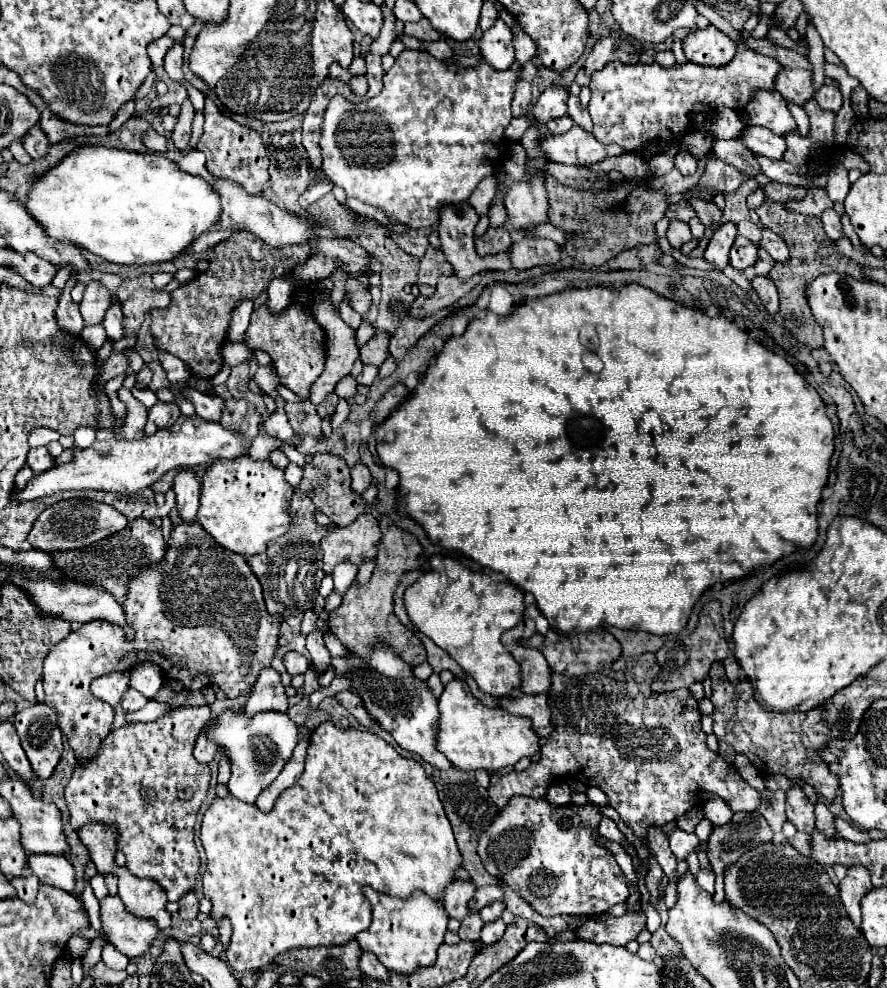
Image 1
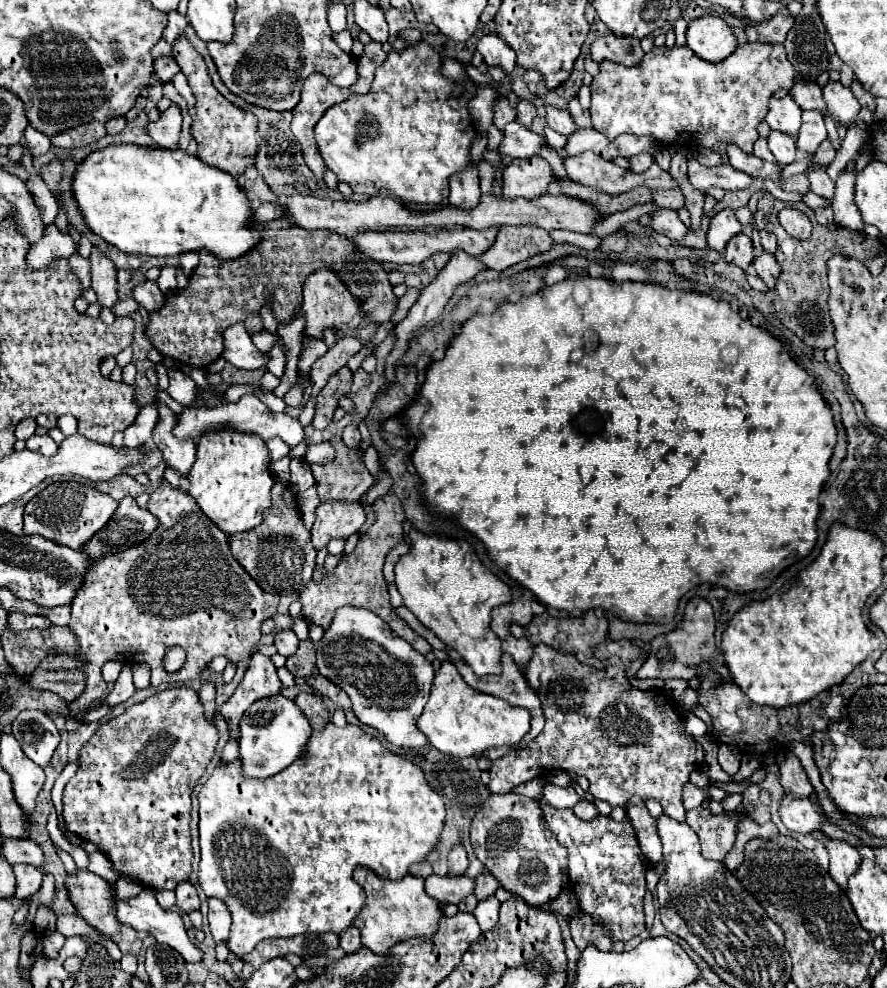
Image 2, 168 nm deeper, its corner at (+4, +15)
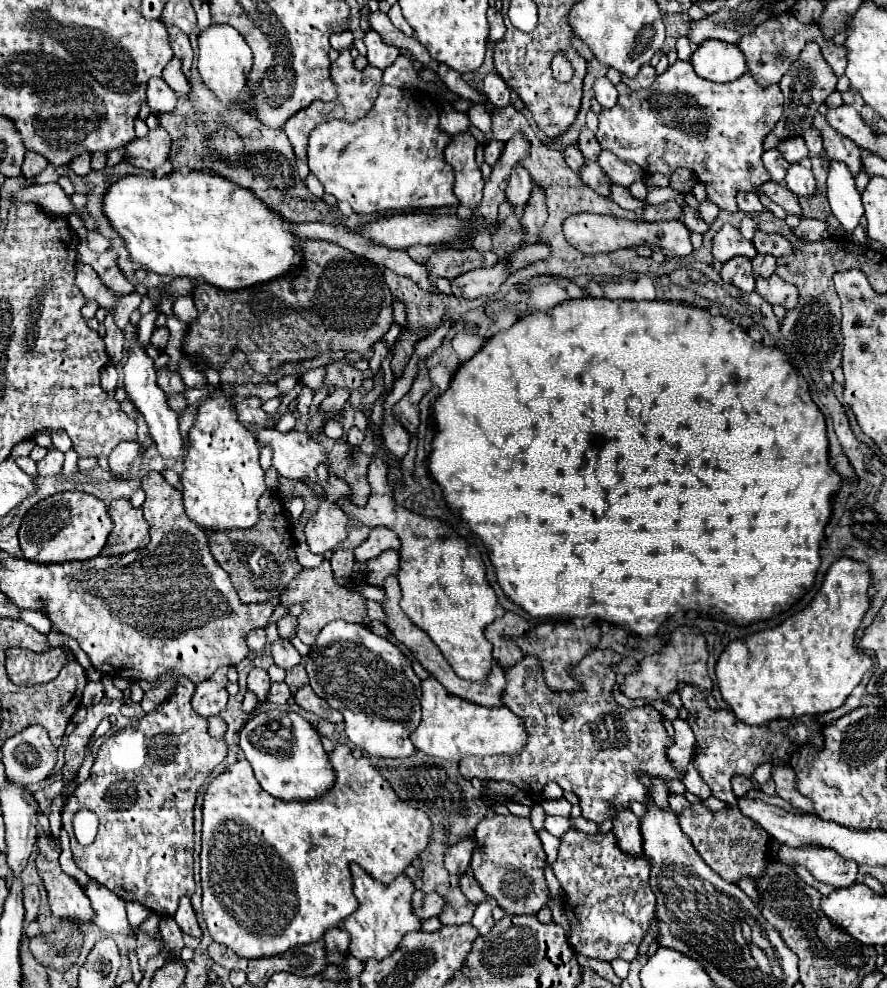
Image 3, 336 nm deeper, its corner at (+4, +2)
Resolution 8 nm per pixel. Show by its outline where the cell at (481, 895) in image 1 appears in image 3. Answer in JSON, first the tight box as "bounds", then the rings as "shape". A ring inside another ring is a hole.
{"bounds":[415,892,445,918],"shape":[[[429,892],[423,898],[423,906],[419,910],[415,910],[415,914],[419,914],[421,918],[431,918],[431,916],[439,916],[443,912],[445,906],[445,898],[439,896],[437,892]]]}

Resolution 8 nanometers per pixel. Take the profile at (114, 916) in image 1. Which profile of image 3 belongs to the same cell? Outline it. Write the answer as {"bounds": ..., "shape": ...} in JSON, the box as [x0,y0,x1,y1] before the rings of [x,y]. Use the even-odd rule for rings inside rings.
{"bounds":[37,834,95,926],"shape":[[[39,834],[37,844],[39,844],[37,870],[49,894],[49,906],[53,916],[75,920],[81,926],[93,924],[95,912],[89,904],[85,890],[77,884],[73,876],[67,876],[59,868],[59,854],[61,854],[59,842],[53,836]]]}

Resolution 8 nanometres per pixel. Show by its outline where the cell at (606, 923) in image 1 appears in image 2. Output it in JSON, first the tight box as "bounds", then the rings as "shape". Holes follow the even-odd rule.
{"bounds":[571,913,613,951],"shape":[[[585,913],[571,917],[571,935],[579,951],[583,951],[587,945],[595,945],[599,949],[609,951],[613,945],[613,941],[607,937],[607,931]]]}

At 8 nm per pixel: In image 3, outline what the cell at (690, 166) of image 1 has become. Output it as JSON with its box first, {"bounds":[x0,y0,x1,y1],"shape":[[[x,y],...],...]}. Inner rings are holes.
{"bounds":[681,202,709,234],"shape":[[[681,202],[683,206],[683,224],[691,230],[691,232],[699,232],[699,234],[705,234],[709,230],[709,226],[699,218],[699,212],[693,210],[687,202]]]}

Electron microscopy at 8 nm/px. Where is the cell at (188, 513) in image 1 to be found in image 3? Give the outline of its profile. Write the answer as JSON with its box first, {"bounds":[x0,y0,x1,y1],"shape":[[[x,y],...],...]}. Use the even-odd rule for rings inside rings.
{"bounds":[123,340,185,460],"shape":[[[137,340],[131,342],[131,354],[129,354],[129,360],[123,366],[123,374],[125,374],[125,382],[123,382],[125,392],[127,392],[129,400],[135,404],[135,408],[145,416],[151,438],[157,446],[157,452],[163,458],[181,460],[185,456],[185,444],[183,444],[183,436],[179,432],[179,422],[177,422],[179,414],[169,408],[165,392],[159,390],[159,386],[157,386],[157,372],[153,368],[153,362],[147,358],[143,346],[139,346]]]}

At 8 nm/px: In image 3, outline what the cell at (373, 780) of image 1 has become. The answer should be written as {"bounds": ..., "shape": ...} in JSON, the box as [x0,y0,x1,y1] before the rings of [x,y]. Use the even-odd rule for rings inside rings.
{"bounds":[201,744,431,958],"shape":[[[339,744],[329,754],[329,762],[335,770],[335,784],[329,792],[313,800],[285,802],[273,798],[259,786],[251,764],[245,758],[231,764],[207,786],[203,798],[201,840],[203,920],[211,938],[229,946],[241,958],[271,958],[293,946],[321,940],[327,930],[339,926],[359,908],[351,890],[349,866],[353,862],[367,870],[375,880],[389,884],[403,874],[431,842],[431,818],[423,810],[403,802],[387,778],[383,778],[365,756],[355,758],[347,746]]]}

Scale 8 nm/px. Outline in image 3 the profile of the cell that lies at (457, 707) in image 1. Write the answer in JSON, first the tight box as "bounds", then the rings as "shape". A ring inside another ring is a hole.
{"bounds":[411,678,527,762],"shape":[[[435,678],[423,680],[423,720],[419,728],[411,734],[411,742],[417,750],[427,756],[443,758],[459,762],[467,756],[515,756],[527,744],[527,730],[519,716],[515,716],[509,708],[485,708],[479,704],[471,704],[459,696],[453,696],[441,682]]]}

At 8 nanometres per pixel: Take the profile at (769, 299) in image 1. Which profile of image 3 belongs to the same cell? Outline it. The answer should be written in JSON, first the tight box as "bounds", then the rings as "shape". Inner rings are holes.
{"bounds":[755,274,797,310],"shape":[[[777,274],[769,278],[757,278],[755,290],[769,302],[769,304],[781,304],[785,310],[791,310],[797,306],[797,292],[795,286],[781,280]]]}

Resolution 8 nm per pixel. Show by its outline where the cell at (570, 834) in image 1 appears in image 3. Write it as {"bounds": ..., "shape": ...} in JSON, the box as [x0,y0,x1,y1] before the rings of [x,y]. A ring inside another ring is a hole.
{"bounds":[471,814,549,914],"shape":[[[489,814],[475,828],[475,842],[471,870],[475,872],[475,878],[485,894],[491,896],[505,912],[537,914],[549,902],[549,890],[547,884],[543,884],[547,854],[529,818]]]}

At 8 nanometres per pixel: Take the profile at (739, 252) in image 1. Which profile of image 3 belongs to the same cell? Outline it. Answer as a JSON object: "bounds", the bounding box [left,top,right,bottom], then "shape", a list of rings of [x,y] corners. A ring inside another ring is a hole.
{"bounds":[721,256,755,292],"shape":[[[743,256],[731,258],[729,262],[723,264],[721,276],[725,278],[725,282],[735,284],[743,292],[751,292],[755,288],[755,274],[751,270],[751,260],[749,258],[743,258]]]}

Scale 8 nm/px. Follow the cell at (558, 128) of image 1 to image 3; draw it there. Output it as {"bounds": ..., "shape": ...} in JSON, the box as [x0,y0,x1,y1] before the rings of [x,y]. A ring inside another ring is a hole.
{"bounds":[563,144,583,172],"shape":[[[569,144],[565,150],[563,150],[563,156],[565,156],[565,162],[569,164],[569,168],[571,170],[575,170],[575,172],[579,172],[579,168],[583,166],[583,154],[581,154],[581,150],[575,146],[575,144]]]}

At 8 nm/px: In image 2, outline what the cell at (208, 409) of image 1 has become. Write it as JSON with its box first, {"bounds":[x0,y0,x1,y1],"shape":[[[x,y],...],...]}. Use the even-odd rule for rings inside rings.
{"bounds":[167,369,197,405],"shape":[[[169,369],[169,389],[167,393],[181,405],[191,405],[197,397],[195,397],[195,391],[197,391],[197,385],[195,381],[185,375],[183,371],[179,369]]]}

